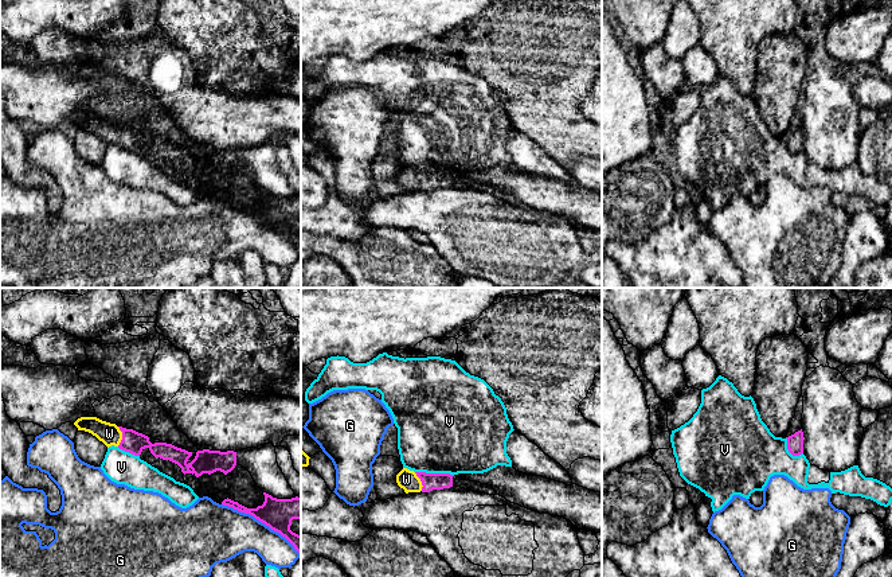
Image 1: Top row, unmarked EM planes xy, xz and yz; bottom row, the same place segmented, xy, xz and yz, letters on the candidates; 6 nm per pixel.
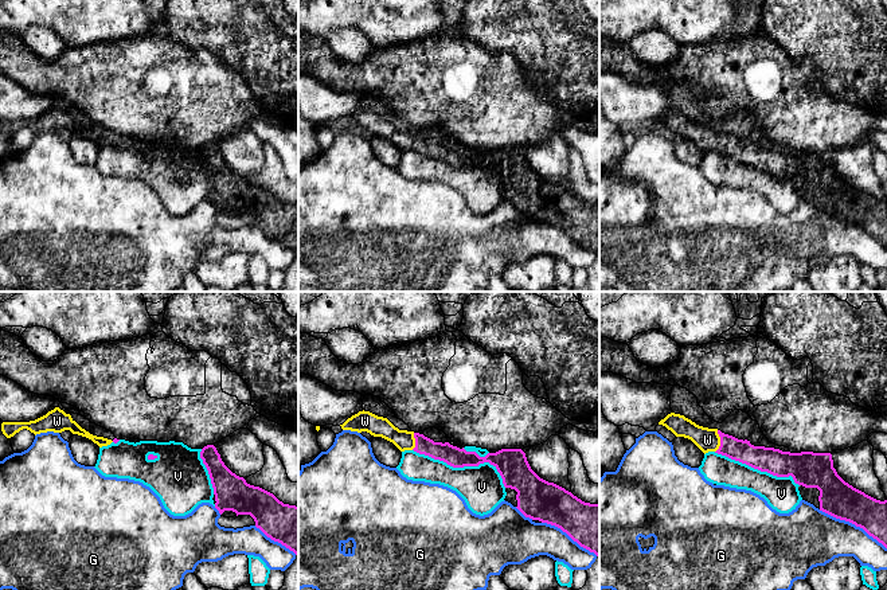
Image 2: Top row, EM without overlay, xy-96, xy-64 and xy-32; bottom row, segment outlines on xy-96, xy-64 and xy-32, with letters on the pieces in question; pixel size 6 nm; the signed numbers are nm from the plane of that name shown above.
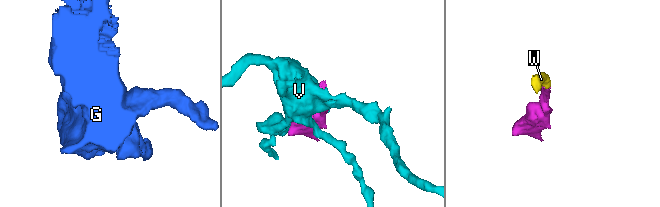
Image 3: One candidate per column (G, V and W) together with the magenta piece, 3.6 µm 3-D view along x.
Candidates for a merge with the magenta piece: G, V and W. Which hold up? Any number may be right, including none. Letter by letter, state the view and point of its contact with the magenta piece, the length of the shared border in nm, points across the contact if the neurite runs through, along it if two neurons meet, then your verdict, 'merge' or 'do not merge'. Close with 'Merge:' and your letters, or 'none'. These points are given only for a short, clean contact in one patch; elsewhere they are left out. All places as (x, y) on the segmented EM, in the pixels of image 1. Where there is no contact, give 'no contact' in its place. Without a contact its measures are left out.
G: xy (262, 522) | 550 nm | do not merge
V: xz (434, 474) | 240 nm | do not merge
W: xy (122, 436) | 120 nm | across xy (132, 441), (122, 436), (109, 433) | merge
Merge: W

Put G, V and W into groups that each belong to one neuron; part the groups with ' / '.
G / V / W

